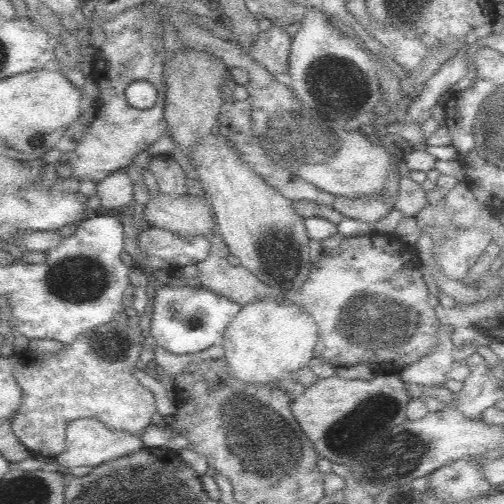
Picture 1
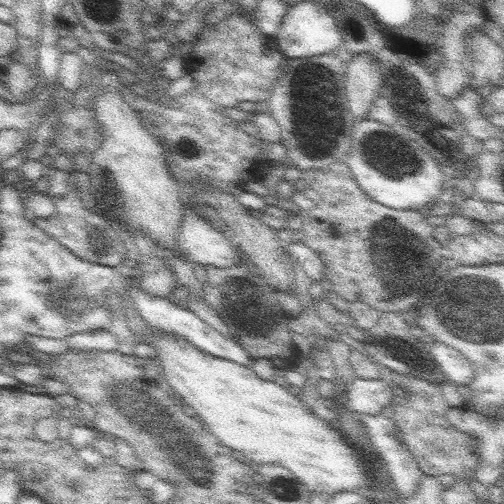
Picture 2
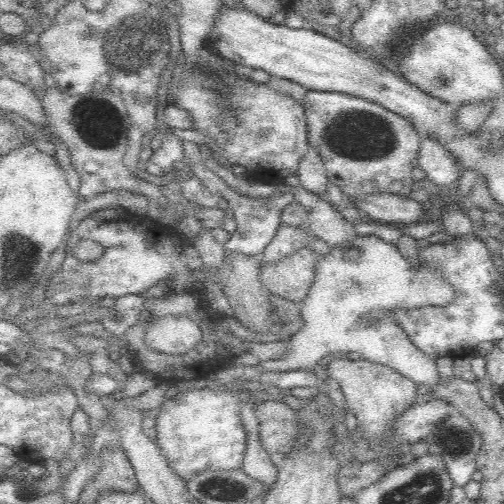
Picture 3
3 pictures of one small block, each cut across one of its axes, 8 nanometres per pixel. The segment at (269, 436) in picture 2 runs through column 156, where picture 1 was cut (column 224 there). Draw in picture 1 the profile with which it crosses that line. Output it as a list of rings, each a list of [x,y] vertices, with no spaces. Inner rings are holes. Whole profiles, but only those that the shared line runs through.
[[[272,298],[256,300],[244,306],[228,324],[224,332],[224,360],[234,380],[266,384],[286,382],[288,376],[306,368],[314,358],[314,346],[318,340],[316,324],[300,306],[276,302]]]

